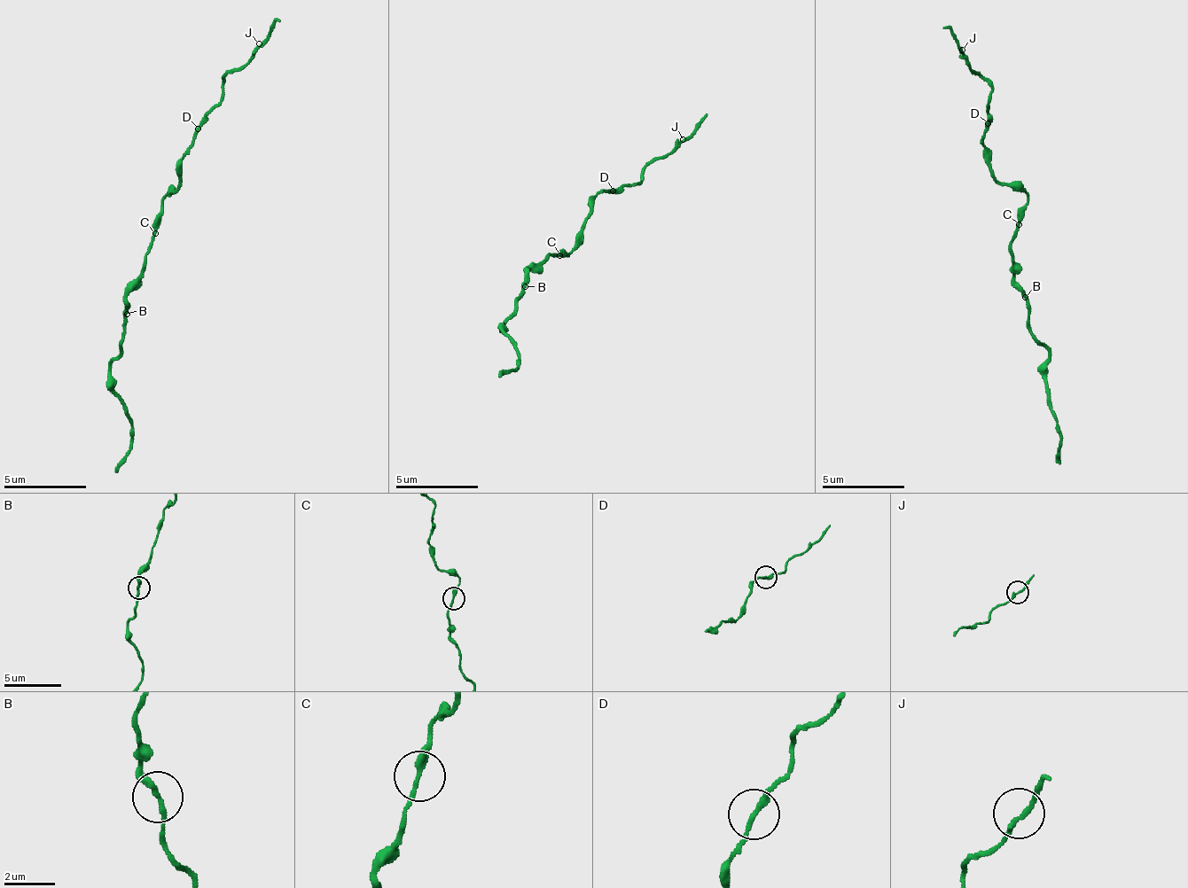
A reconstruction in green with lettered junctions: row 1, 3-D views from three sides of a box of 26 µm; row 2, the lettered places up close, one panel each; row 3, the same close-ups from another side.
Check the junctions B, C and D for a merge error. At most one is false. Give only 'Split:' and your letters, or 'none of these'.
Split: none of these

